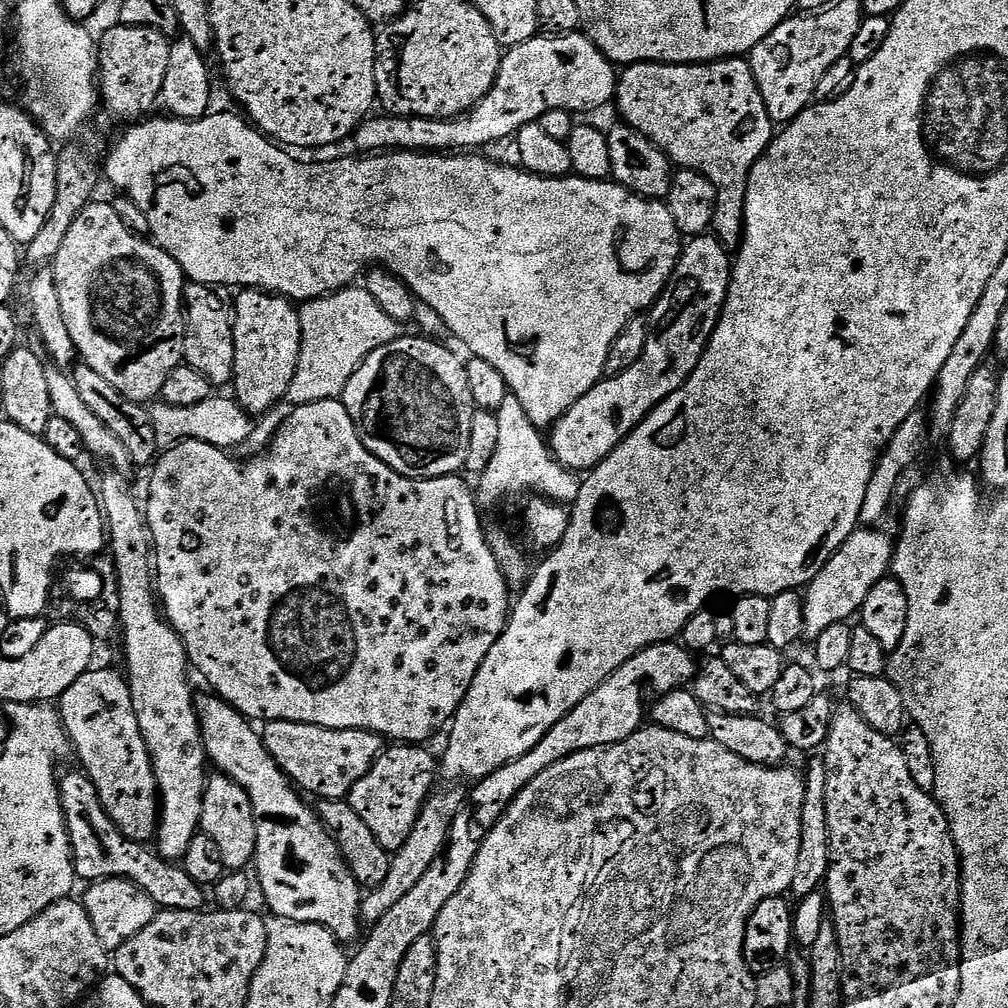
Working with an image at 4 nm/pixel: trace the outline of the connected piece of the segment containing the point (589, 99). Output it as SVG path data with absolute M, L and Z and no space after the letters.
M584 34L549 35L549 40L537 38L525 44L509 47L500 61L500 73L496 84L483 100L470 112L451 120L435 120L425 116L398 116L395 114L369 118L357 127L354 133L357 153L383 154L386 152L435 152L452 154L457 150L484 150L495 140L515 137L527 124L535 124L549 114L573 114L572 112L592 112L603 104L611 105L616 98L618 72L612 61L607 60L598 50L593 40Z

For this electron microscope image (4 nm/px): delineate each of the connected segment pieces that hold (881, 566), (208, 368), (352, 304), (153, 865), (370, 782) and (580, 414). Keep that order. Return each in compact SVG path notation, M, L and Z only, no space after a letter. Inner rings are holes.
M857 528L848 541L830 557L811 584L807 585L806 604L809 609L816 608L816 628L821 630L831 624L851 621L851 616L855 617L861 611L871 588L889 575L893 555L893 537L888 537L876 528Z
M189 283L184 290L186 301L186 335L184 336L184 360L194 370L206 374L213 386L233 383L232 367L234 366L234 338L232 325L234 312L219 296L219 291L206 284Z
M349 286L343 288L341 292L334 292L331 296L323 296L321 300L310 300L307 301L299 309L300 313L300 325L302 326L302 338L300 339L300 357L298 358L298 366L296 367L296 373L294 374L294 382L290 382L290 390L286 397L289 405L295 406L297 404L309 404L310 402L318 402L319 400L334 400L337 399L343 393L346 382L349 378L356 373L356 367L367 356L373 352L375 348L380 348L383 344L388 344L391 340L396 339L398 335L398 324L397 321L390 318L390 314L386 314L386 310L382 310L382 306L378 306L378 302L374 302L374 298L368 293L367 288L363 286Z
M80 816L71 825L70 832L74 837L77 849L84 851L84 864L88 868L97 868L100 874L108 878L120 878L140 885L147 896L151 896L161 909L177 908L178 910L201 911L205 907L204 892L201 885L186 874L183 867L167 860L161 860L155 851L152 852L140 842L125 840L115 824L107 818L99 818L91 824L86 817Z
M392 746L380 753L372 763L372 770L352 787L347 803L370 826L370 834L378 838L384 851L395 854L407 839L419 820L421 809L433 791L432 783L438 776L438 760L424 746Z
M692 238L683 249L680 262L660 299L651 309L650 315L664 324L656 324L648 341L644 344L644 353L637 364L632 364L621 376L605 379L595 388L585 394L569 412L561 416L550 429L550 447L556 461L563 468L571 468L577 474L587 473L604 461L611 452L620 445L629 434L639 426L644 419L670 394L674 394L692 376L692 371L700 365L704 350L708 347L712 332L716 329L716 321L728 298L728 285L732 278L733 265L730 256L724 253L724 248L716 240Z

